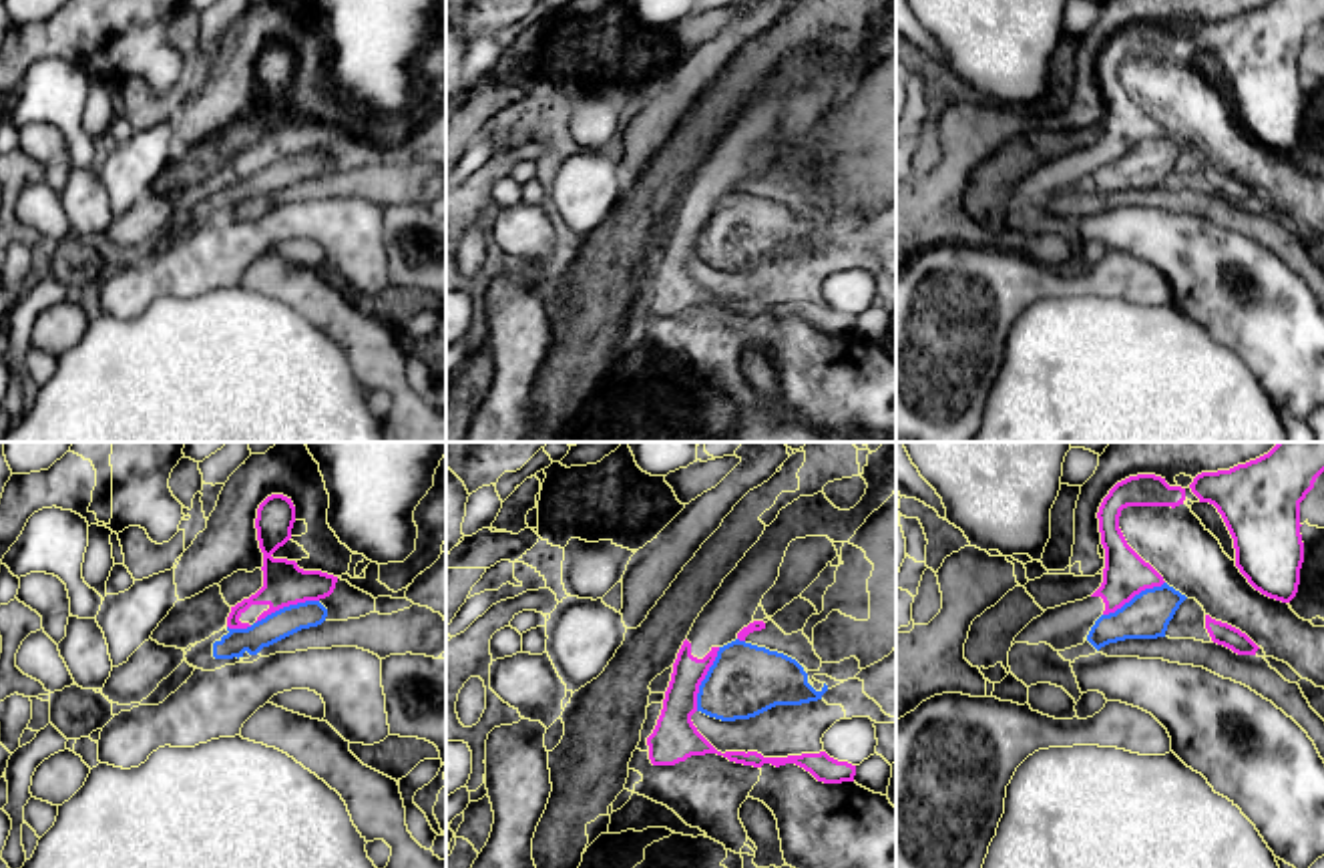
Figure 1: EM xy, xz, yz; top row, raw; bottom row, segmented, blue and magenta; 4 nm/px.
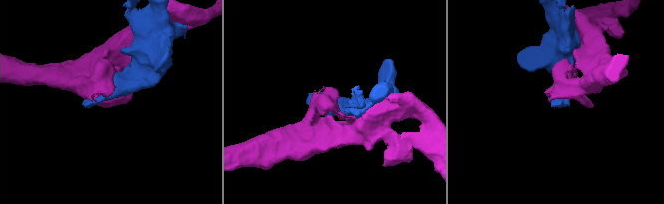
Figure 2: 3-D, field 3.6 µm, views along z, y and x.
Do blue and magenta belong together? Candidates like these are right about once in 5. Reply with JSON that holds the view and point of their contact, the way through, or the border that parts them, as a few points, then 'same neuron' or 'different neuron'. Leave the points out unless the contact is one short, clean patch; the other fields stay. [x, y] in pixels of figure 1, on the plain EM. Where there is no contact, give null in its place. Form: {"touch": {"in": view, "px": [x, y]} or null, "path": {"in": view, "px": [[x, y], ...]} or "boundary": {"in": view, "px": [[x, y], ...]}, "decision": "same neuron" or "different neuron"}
{"touch": {"in": "xy", "px": [286, 157]}, "decision": "different neuron"}

